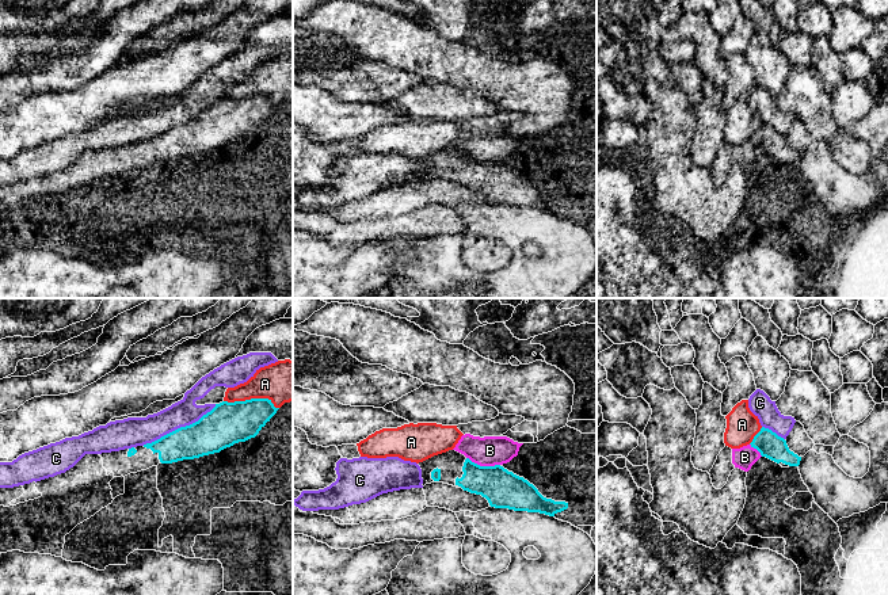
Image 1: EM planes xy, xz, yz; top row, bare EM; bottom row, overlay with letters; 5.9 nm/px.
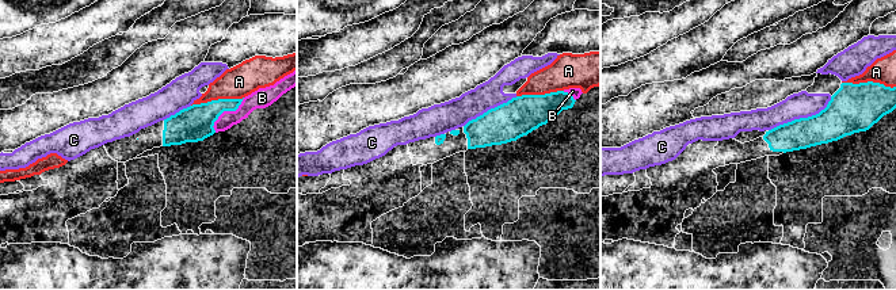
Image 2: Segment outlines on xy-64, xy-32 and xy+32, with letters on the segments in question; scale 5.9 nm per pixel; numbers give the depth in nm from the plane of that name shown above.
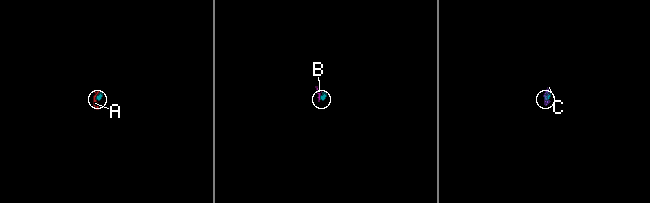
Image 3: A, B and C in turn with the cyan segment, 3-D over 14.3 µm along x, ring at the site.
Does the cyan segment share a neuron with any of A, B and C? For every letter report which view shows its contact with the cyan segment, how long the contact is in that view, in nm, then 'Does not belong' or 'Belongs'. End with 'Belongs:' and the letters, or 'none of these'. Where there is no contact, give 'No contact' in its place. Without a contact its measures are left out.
A: Touches cyan in xy. Shared border 340 nm. Does not belong
B: Touches cyan in xz. Shared border 200 nm. Does not belong
C: Touches cyan in xy. Shared border 500 nm. Does not belong
Belongs: none of these

